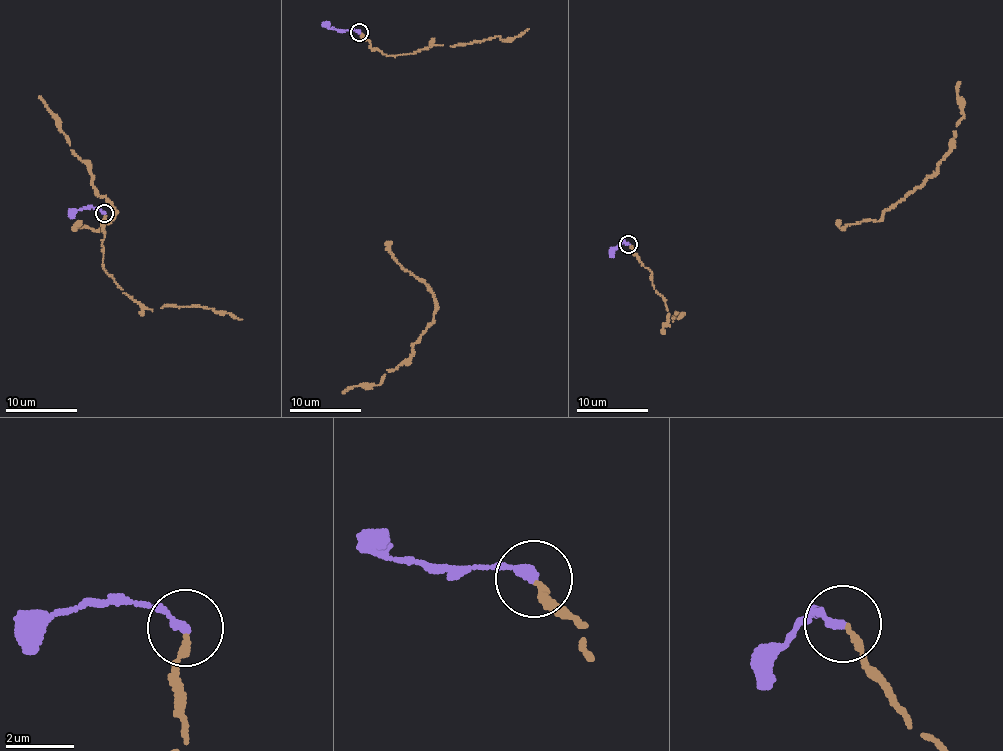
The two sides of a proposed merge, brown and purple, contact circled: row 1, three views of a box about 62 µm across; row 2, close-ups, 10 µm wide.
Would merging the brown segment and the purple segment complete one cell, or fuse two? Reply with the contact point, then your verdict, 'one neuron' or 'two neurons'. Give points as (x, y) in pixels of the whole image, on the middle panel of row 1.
at (359, 32); one neuron

